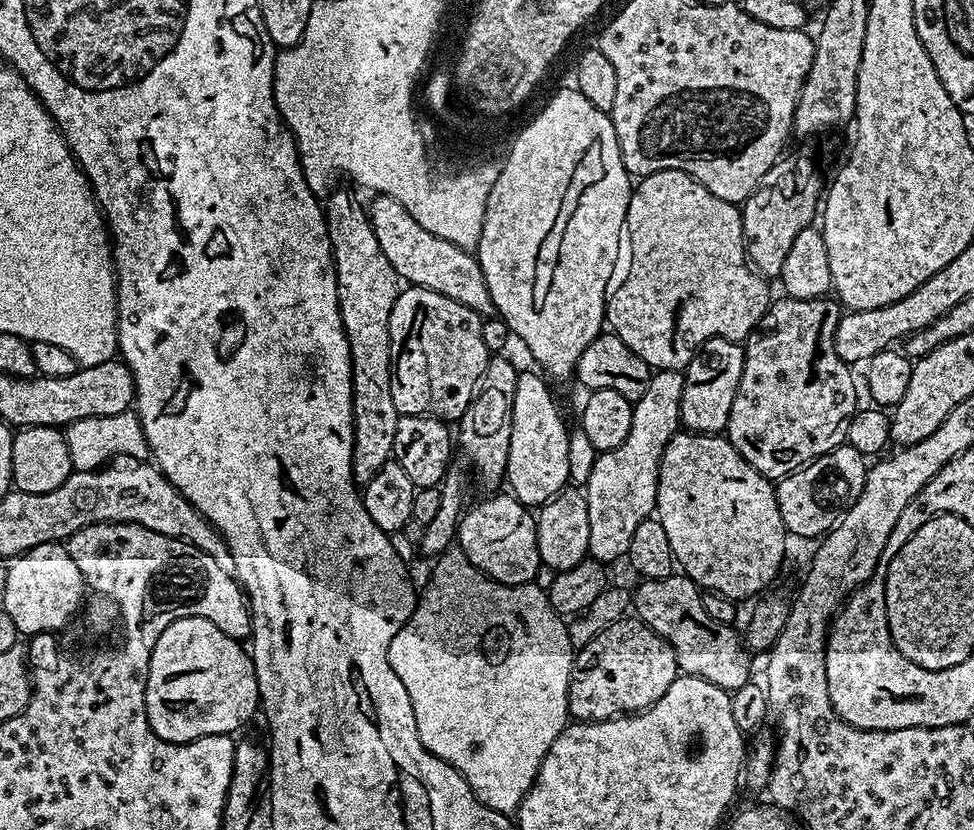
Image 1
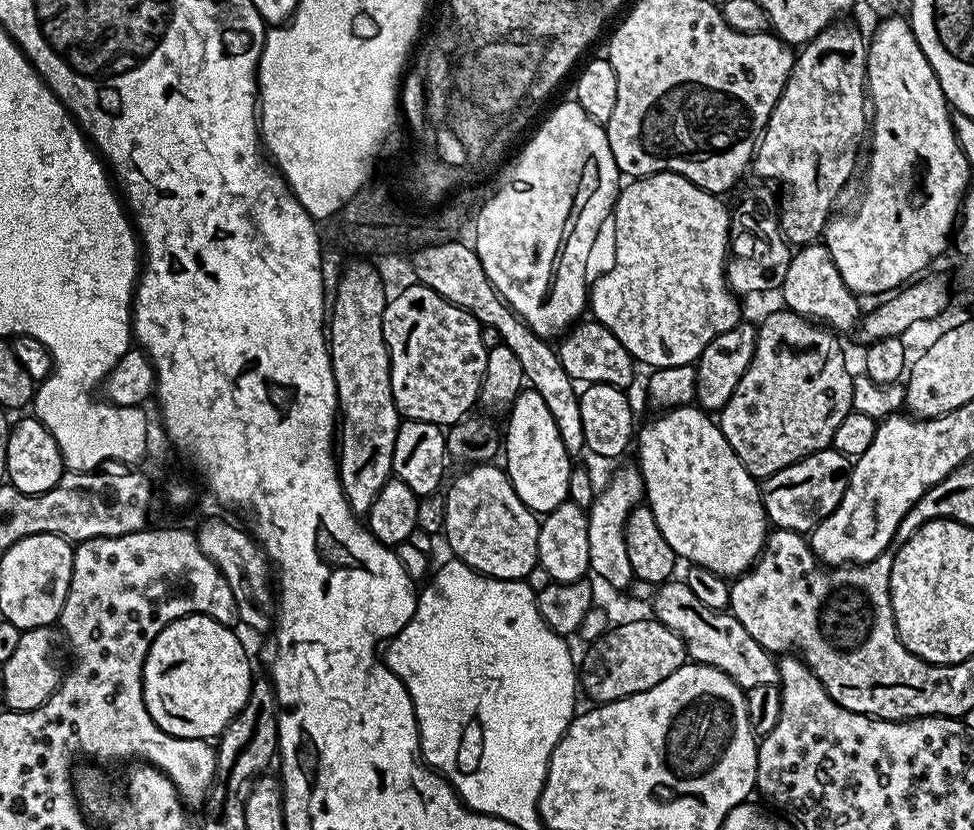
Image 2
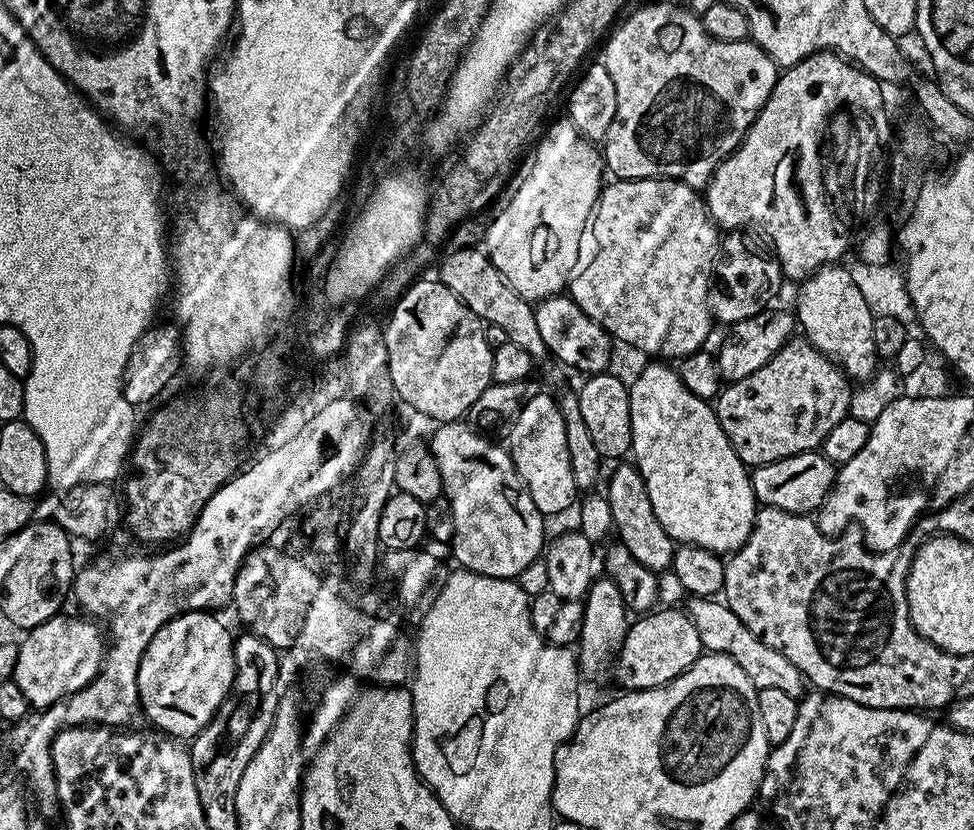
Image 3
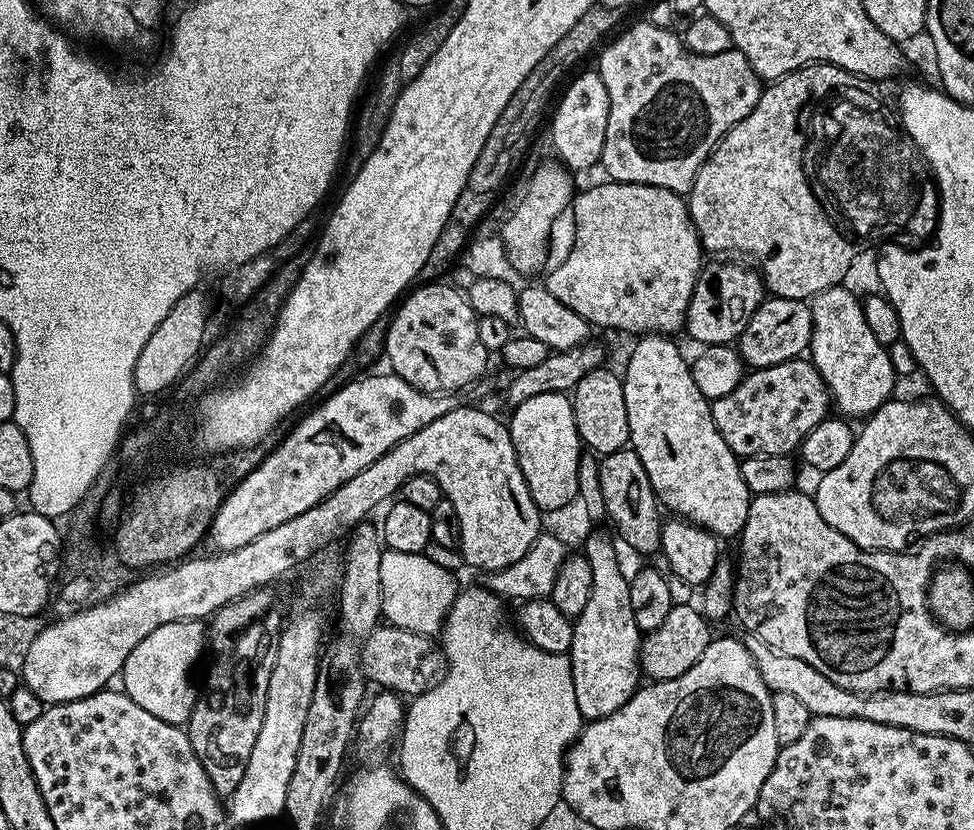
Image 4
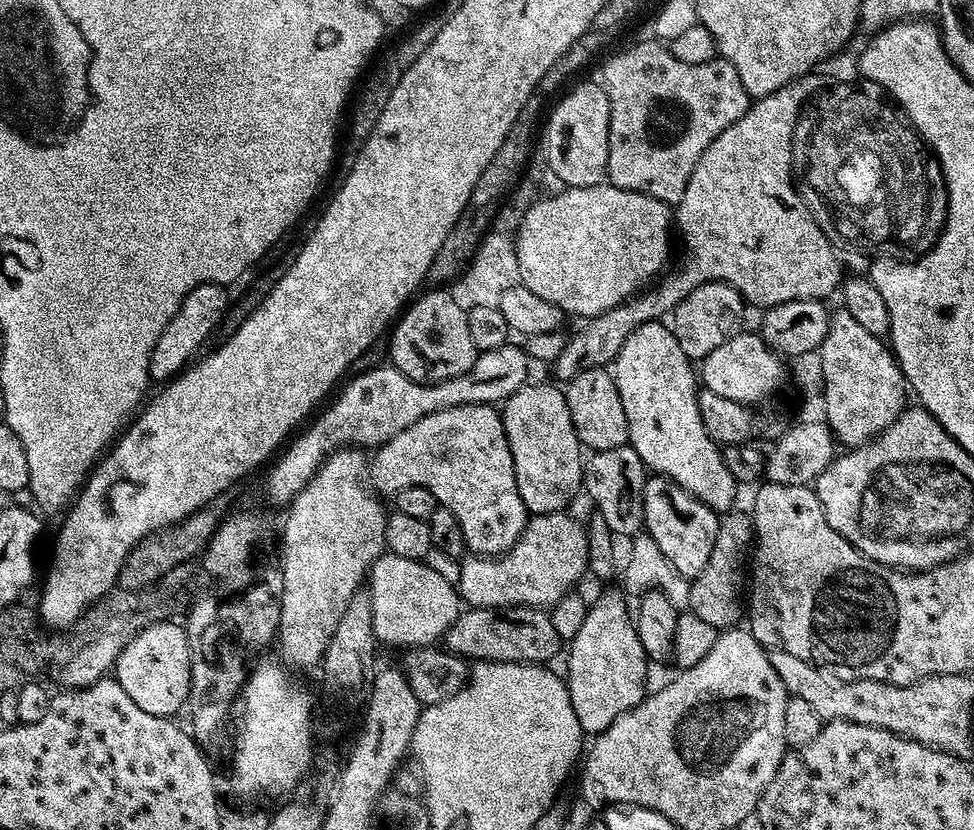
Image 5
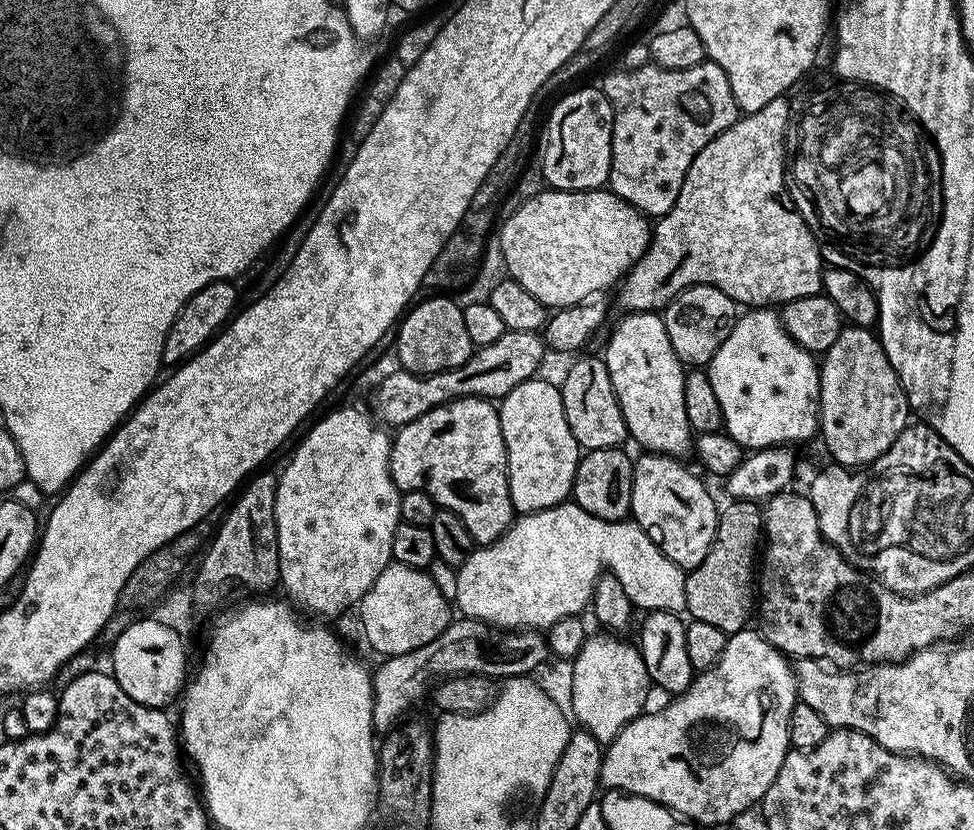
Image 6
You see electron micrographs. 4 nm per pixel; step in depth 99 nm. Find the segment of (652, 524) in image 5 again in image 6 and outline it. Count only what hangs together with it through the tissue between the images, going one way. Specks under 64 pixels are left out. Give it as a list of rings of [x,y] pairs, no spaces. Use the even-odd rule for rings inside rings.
[[[648,452],[636,456],[632,466],[632,510],[631,519],[644,533],[650,537],[678,567],[691,570],[699,566],[702,558],[710,550],[716,533],[716,517],[718,504],[712,501],[708,488],[687,468],[686,465],[674,456],[661,456],[658,452]]]

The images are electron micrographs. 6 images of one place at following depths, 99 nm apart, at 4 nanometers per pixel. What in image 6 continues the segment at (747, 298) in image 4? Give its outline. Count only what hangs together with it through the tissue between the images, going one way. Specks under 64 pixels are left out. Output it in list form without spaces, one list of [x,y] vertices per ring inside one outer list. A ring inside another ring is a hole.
[[[695,284],[682,290],[662,309],[666,334],[670,334],[670,346],[685,366],[706,366],[714,358],[718,346],[726,342],[730,330],[738,319],[738,305],[722,290],[705,284]]]

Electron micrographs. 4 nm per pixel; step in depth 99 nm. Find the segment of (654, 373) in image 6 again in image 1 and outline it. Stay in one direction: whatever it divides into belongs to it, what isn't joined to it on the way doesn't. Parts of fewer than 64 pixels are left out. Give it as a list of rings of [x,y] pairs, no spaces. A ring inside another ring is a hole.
[[[678,430],[672,435],[660,459],[655,515],[662,522],[662,530],[666,530],[666,538],[670,538],[672,558],[679,571],[705,593],[737,602],[743,602],[747,596],[759,597],[765,591],[763,588],[779,574],[790,541],[778,510],[773,481],[751,468],[720,434]]]

